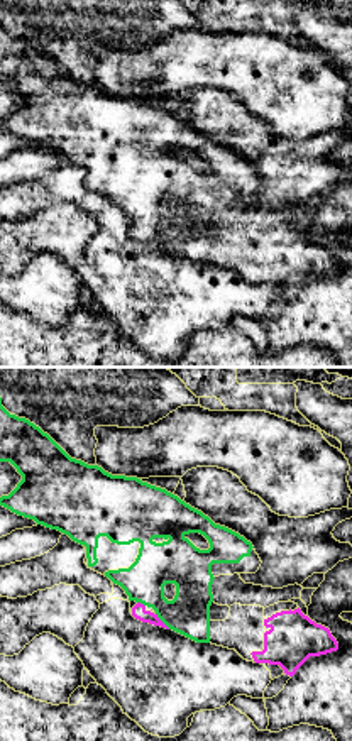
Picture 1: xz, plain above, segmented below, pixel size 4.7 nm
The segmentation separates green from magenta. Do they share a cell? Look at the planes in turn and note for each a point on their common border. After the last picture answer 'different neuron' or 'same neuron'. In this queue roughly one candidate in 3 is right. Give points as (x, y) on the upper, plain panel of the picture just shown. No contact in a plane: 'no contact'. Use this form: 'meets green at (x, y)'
meets green at (163, 242)

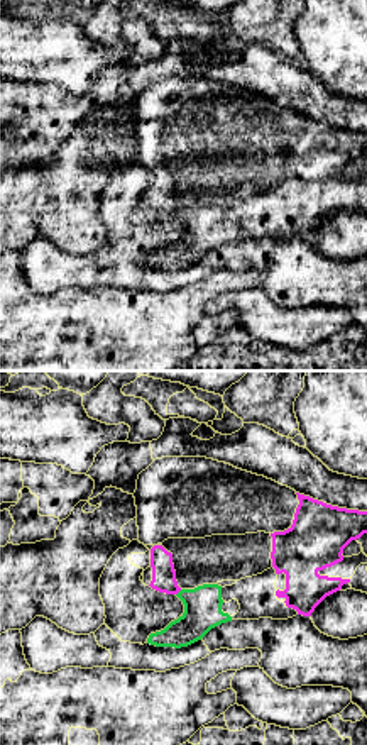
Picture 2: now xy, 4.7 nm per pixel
meets green at (178, 214)

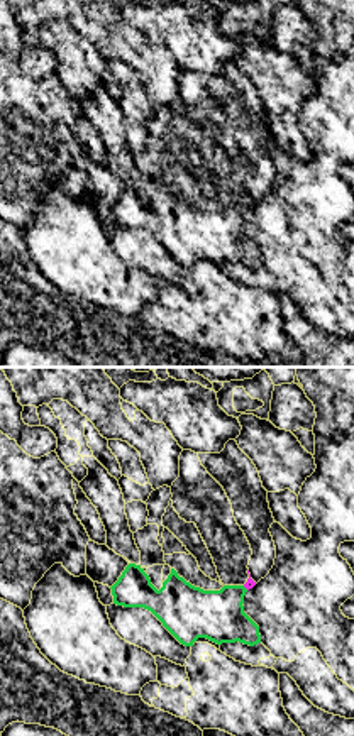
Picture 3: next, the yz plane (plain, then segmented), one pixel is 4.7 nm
meets green at (244, 208)

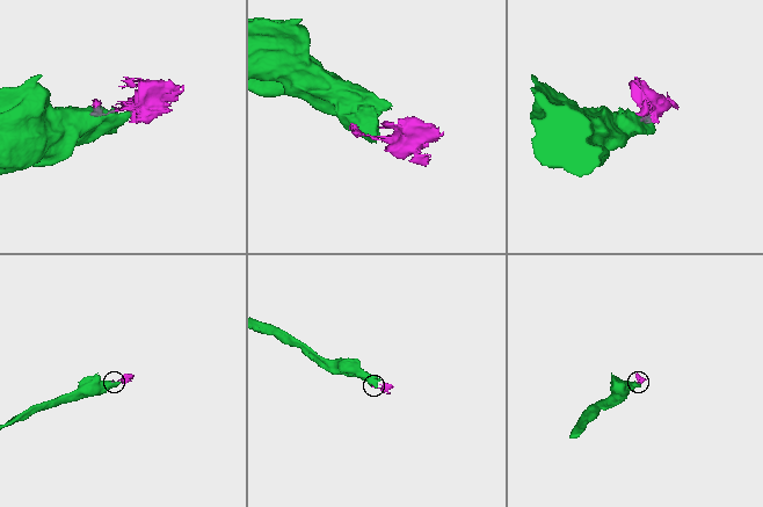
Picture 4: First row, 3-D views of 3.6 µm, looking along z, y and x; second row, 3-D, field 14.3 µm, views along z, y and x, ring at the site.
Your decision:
same neuron

